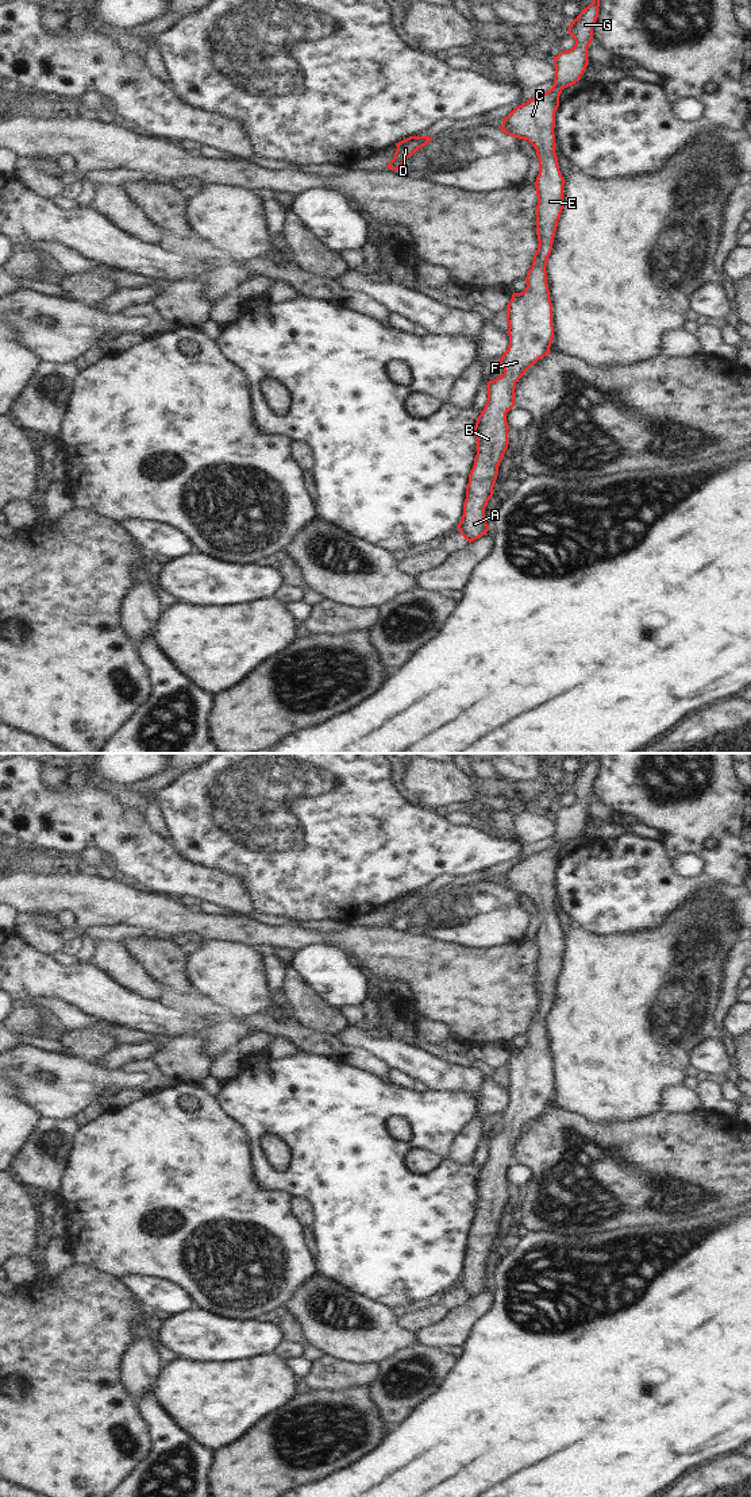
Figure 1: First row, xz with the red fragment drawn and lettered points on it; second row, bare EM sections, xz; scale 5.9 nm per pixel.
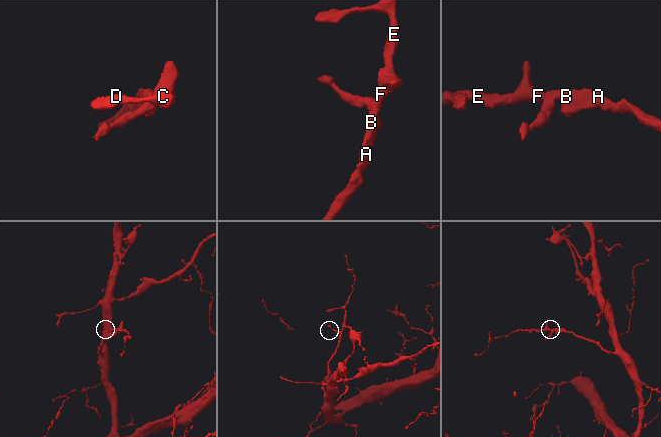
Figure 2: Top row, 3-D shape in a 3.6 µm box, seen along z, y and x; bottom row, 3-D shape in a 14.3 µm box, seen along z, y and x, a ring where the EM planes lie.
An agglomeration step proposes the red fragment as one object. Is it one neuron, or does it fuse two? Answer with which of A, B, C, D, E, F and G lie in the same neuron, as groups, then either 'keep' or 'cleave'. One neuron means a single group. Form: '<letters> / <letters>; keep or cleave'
A B C D E F G; keep

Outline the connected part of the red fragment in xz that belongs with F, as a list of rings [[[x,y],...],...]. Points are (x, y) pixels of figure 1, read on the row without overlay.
[[[600,753],[592,756],[593,759],[570,778],[569,790],[574,794],[575,800],[554,813],[552,844],[516,863],[498,883],[508,891],[528,896],[536,906],[539,930],[535,944],[539,1000],[525,1033],[525,1046],[513,1049],[507,1062],[509,1103],[498,1116],[504,1130],[488,1138],[488,1155],[474,1182],[477,1211],[469,1230],[463,1272],[457,1282],[469,1299],[482,1293],[489,1286],[485,1277],[485,1263],[493,1253],[498,1222],[509,1200],[507,1169],[515,1162],[516,1138],[531,1122],[550,1110],[554,1093],[552,1060],[546,1022],[563,965],[565,941],[555,910],[555,868],[559,863],[562,845],[579,837],[589,819],[588,803],[593,796]]]

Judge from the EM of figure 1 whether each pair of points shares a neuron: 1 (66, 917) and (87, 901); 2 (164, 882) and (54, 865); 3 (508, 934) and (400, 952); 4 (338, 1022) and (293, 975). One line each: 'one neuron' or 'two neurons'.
1: two neurons
2: two neurons
3: two neurons
4: one neuron

